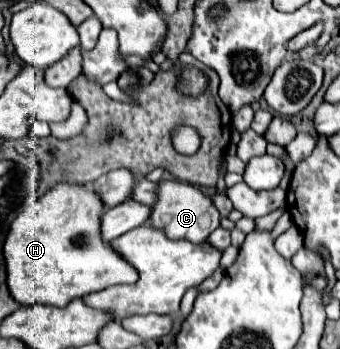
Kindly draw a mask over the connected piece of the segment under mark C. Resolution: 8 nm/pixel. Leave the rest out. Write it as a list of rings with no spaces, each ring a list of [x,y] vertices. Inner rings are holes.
[[[158,181],[156,189],[156,203],[150,207],[150,223],[152,227],[166,231],[170,239],[188,239],[192,243],[204,243],[208,235],[218,227],[220,213],[198,187],[180,181]]]

